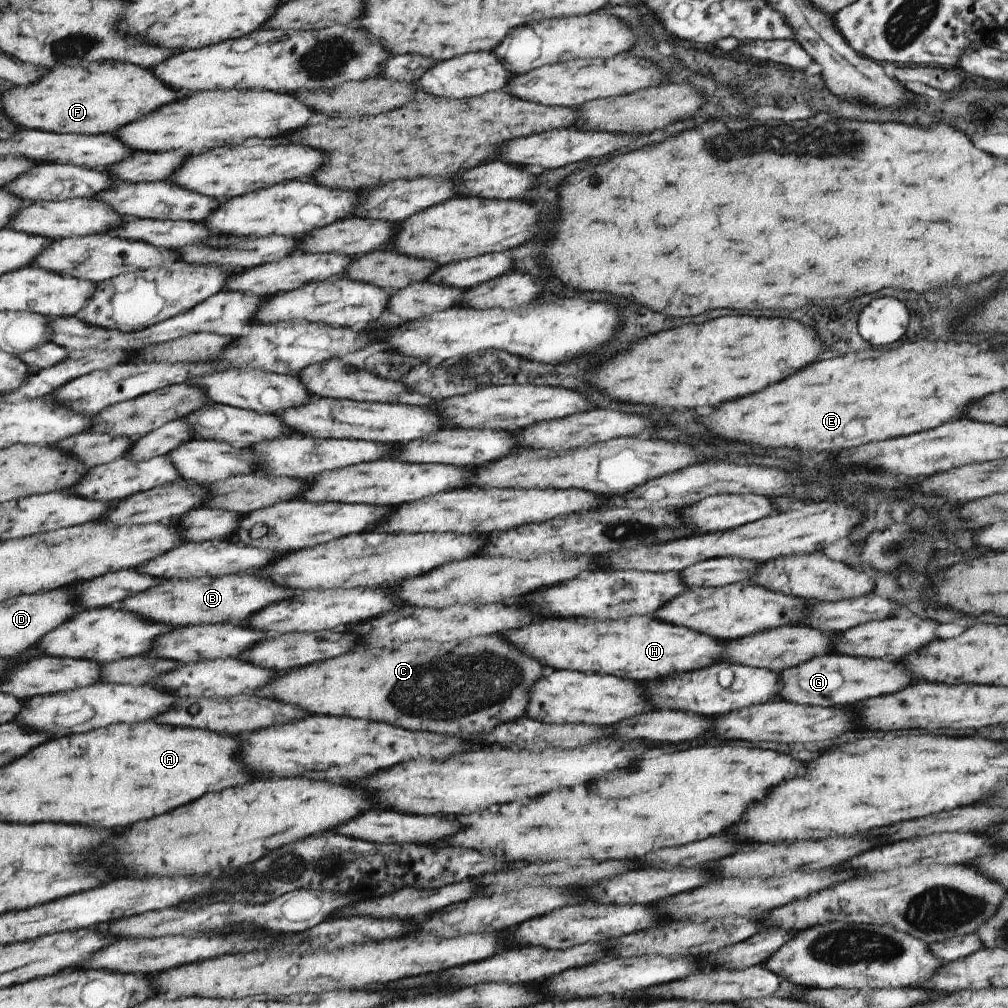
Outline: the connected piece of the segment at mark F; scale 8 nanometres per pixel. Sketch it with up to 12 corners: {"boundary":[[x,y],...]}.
{"boundary":[[125,62],[11,88],[25,129],[113,134],[183,94]]}

